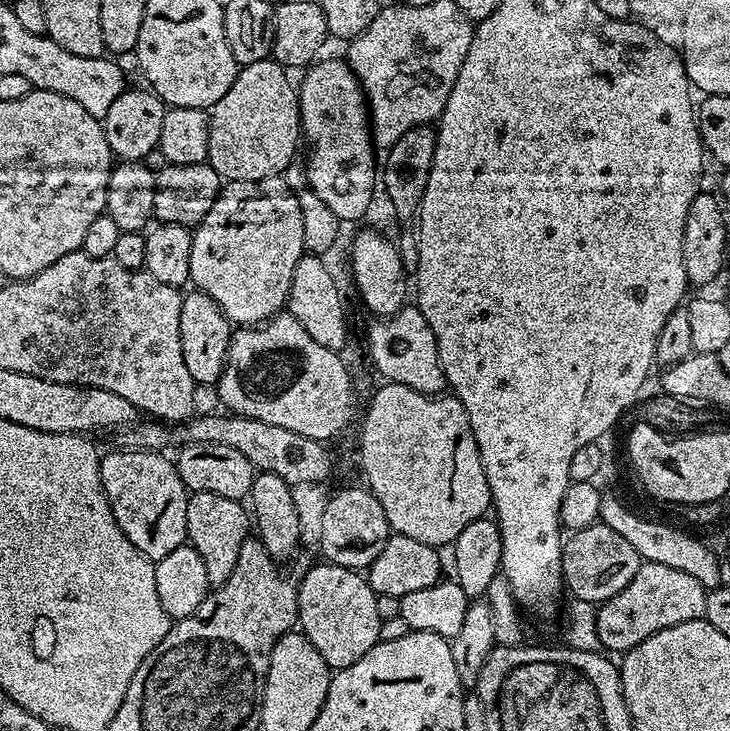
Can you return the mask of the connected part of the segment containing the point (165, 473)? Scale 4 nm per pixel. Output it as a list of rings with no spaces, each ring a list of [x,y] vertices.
[[[115,450],[104,452],[100,458],[100,481],[104,487],[106,498],[110,502],[110,510],[126,538],[134,542],[136,549],[148,560],[157,561],[166,558],[173,550],[185,547],[188,540],[186,526],[186,506],[188,505],[189,491],[185,488],[182,478],[178,474],[175,463],[162,452],[129,452]]]

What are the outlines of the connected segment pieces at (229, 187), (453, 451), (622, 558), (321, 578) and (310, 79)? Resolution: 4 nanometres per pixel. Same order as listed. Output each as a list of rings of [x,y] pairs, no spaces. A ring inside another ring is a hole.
[[[279,175],[261,180],[227,181],[221,187],[214,206],[210,206],[210,214],[206,214],[193,231],[191,283],[214,298],[233,325],[260,326],[273,319],[287,305],[294,266],[298,266],[306,254],[300,198],[295,191],[292,193],[291,186],[284,179],[283,175]]]
[[[384,382],[381,385],[381,388],[372,396],[372,405],[369,406],[368,414],[364,418],[364,425],[360,428],[360,468],[364,471],[365,478],[368,479],[366,487],[374,494],[374,498],[378,498],[382,511],[386,513],[389,529],[395,535],[414,538],[414,542],[433,546],[451,545],[452,541],[458,538],[458,534],[462,534],[462,530],[466,530],[466,526],[470,526],[470,522],[485,519],[487,512],[484,511],[489,511],[492,508],[490,486],[486,482],[486,470],[482,466],[482,458],[478,450],[478,442],[474,438],[474,430],[470,430],[470,418],[466,418],[466,410],[454,394],[427,396],[405,384]]]
[[[602,523],[575,529],[563,541],[562,568],[567,591],[575,599],[597,605],[620,593],[633,580],[641,566],[640,555],[626,538]]]
[[[319,562],[301,580],[298,580],[298,595],[300,597],[300,615],[298,617],[299,631],[322,654],[329,669],[339,670],[358,662],[362,654],[379,644],[380,619],[378,618],[378,602],[375,590],[368,585],[367,579],[359,571],[343,568],[337,564]]]
[[[320,58],[315,61],[303,73],[304,81],[299,81],[298,91],[300,94],[300,131],[303,139],[306,141],[306,148],[308,144],[308,184],[307,187],[314,194],[318,194],[318,198],[330,210],[334,210],[334,214],[341,222],[348,222],[348,220],[360,220],[372,208],[372,199],[376,196],[376,188],[378,192],[378,160],[376,164],[376,152],[378,153],[377,145],[374,143],[374,132],[370,127],[370,105],[366,99],[364,85],[360,83],[360,77],[352,70],[352,65],[348,63],[347,59],[340,58],[340,60],[324,60]]]

